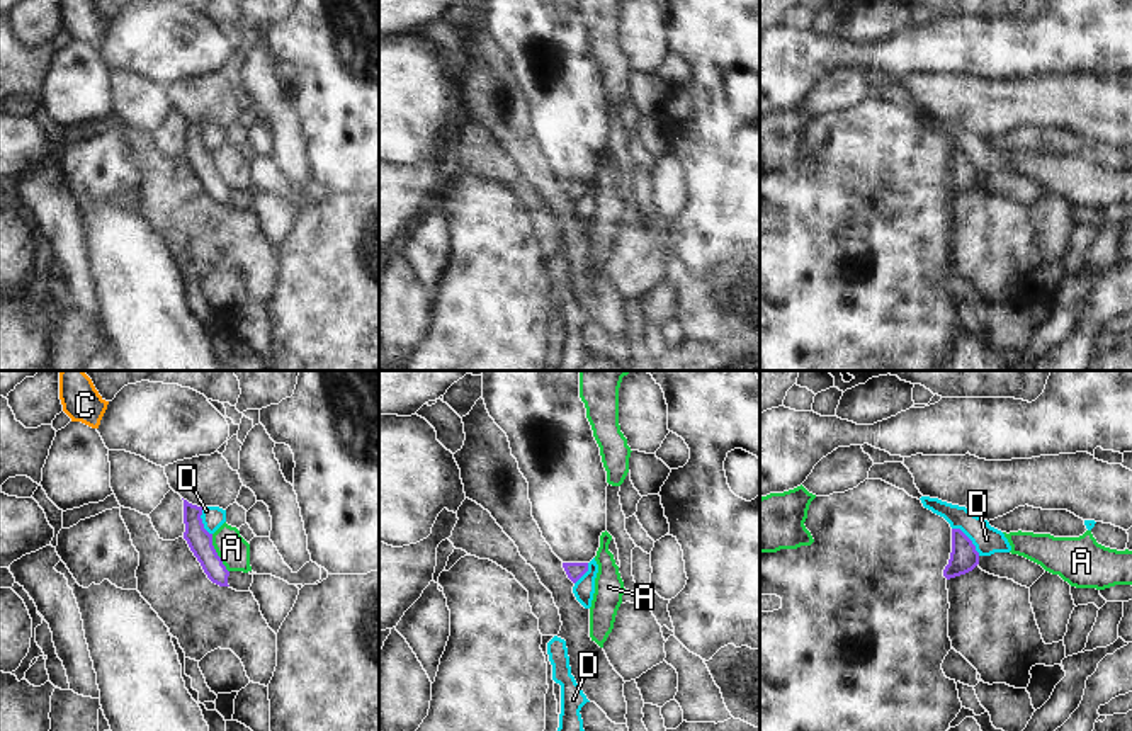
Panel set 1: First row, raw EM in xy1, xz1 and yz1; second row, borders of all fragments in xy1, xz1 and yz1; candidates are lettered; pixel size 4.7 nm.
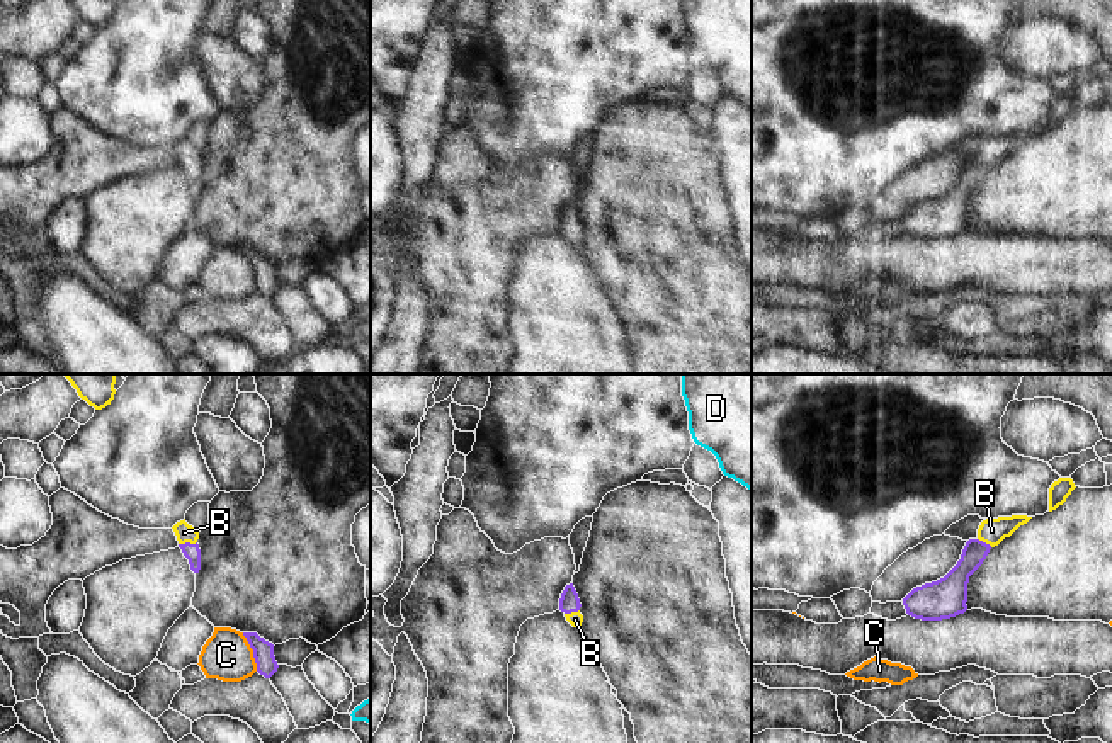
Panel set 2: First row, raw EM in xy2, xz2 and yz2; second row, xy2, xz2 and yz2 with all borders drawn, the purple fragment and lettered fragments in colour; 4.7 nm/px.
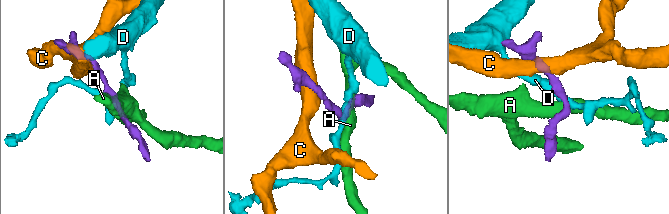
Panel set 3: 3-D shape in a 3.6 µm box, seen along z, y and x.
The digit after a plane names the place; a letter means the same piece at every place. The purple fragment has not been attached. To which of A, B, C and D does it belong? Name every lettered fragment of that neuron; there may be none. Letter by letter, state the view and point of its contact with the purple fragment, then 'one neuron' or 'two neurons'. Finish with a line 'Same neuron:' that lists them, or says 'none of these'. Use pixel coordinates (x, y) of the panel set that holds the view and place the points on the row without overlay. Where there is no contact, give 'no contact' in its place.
A: meets purple in xy1 at (216, 172); two neurons
B: meets purple in xy2 at (187, 162); one neuron
C: meets purple in xy2 at (254, 271); two neurons
D: meets purple in yz1 at (969, 158); two neurons
Same neuron: B

